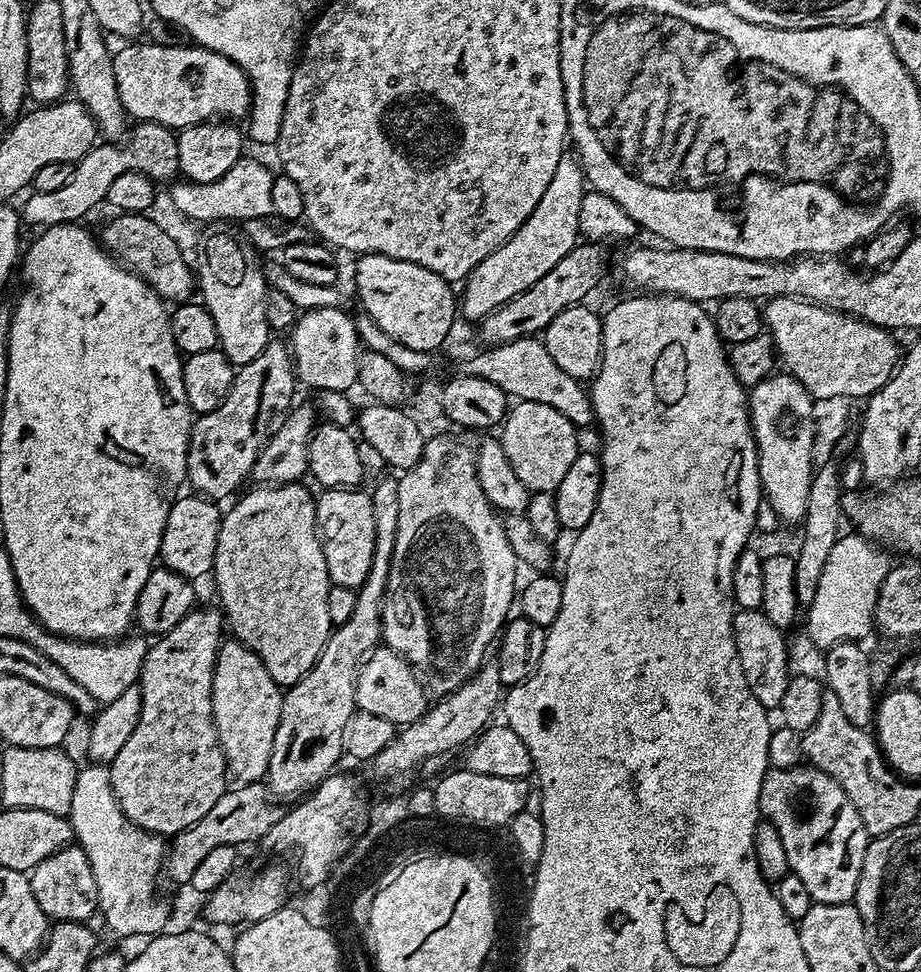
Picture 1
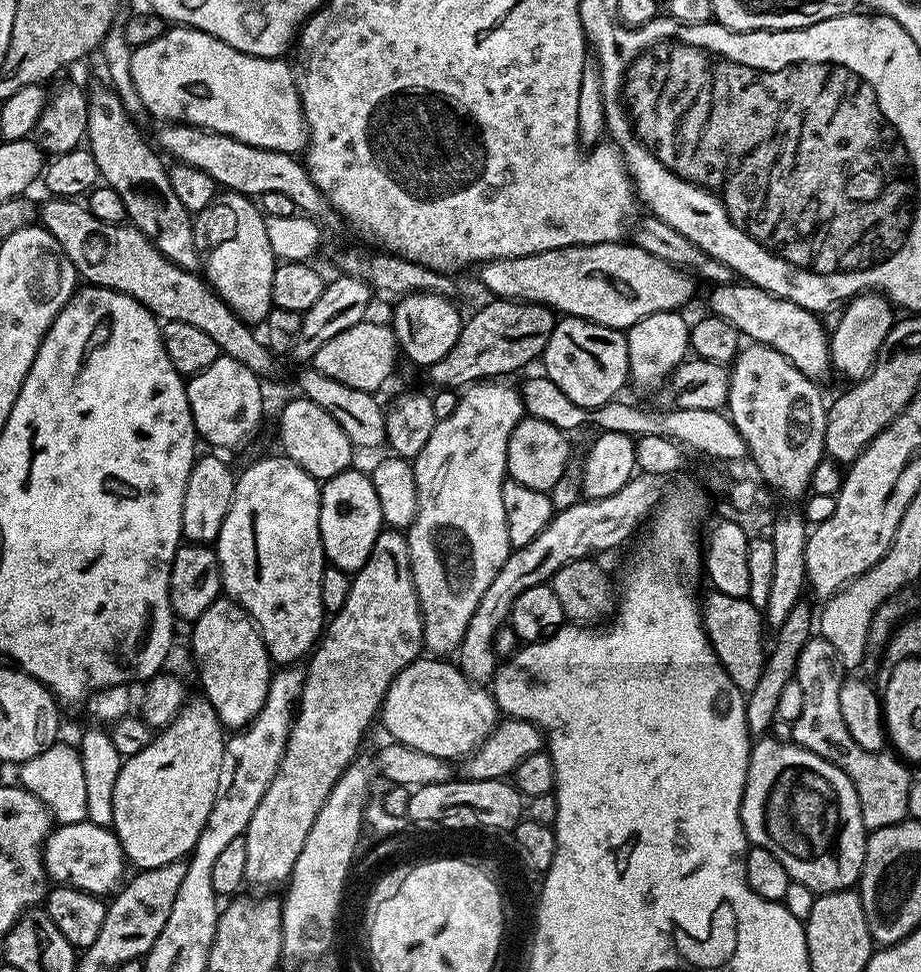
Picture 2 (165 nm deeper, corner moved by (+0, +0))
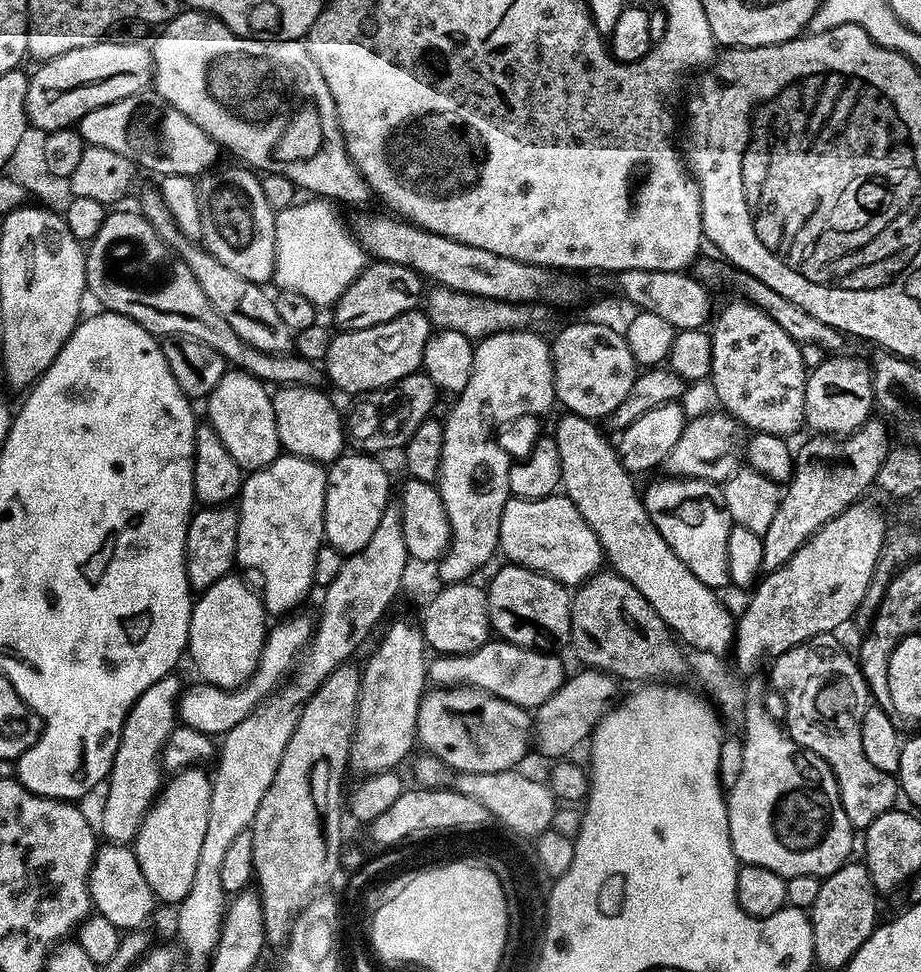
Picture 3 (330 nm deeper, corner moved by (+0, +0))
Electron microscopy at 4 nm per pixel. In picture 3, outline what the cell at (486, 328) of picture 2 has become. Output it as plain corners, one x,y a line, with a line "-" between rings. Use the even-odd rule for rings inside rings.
418,371
402,378
386,389
377,390
364,400
352,413
347,413
346,428
349,433
357,432
364,439
363,451
368,454
381,454
391,448
403,449
408,440
418,430
423,420
429,419
436,408
438,389
428,380
425,372

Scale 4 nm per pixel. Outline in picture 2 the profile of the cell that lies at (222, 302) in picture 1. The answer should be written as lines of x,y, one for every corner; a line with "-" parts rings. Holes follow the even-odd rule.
221,191
202,214
202,240
208,243
206,279
217,296
249,326
263,325
272,303
272,279
278,257
267,238
265,215
249,197
240,192

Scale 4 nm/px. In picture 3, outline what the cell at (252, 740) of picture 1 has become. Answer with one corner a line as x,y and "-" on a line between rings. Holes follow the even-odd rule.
236,575
218,578
214,586
199,593
192,605
186,649
187,659
192,659
200,675
197,677
203,683
227,689
239,688
256,673
270,627
269,621
264,621
266,613
261,593

